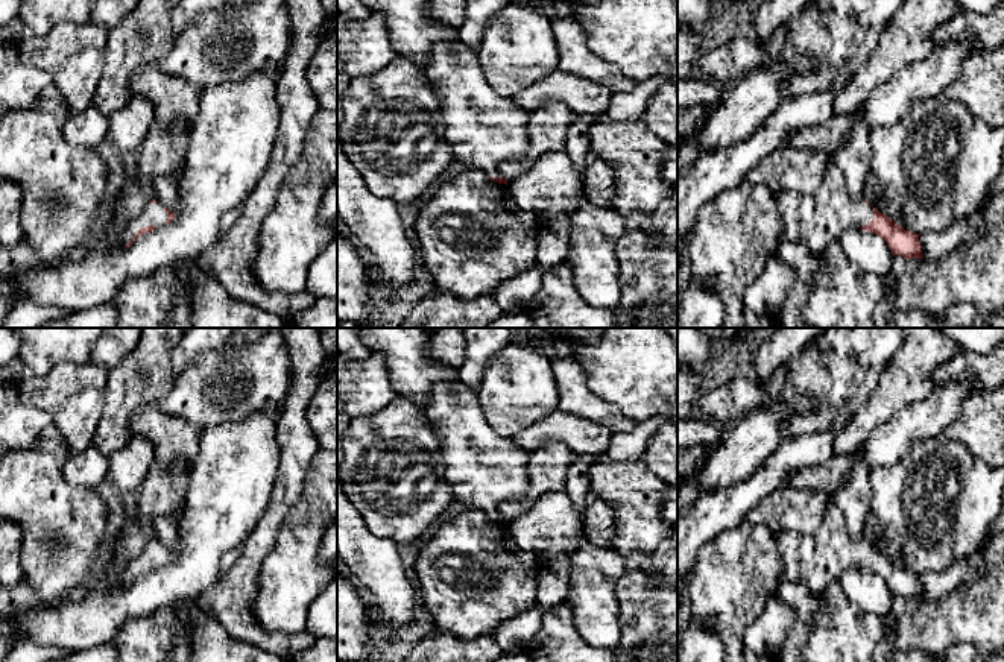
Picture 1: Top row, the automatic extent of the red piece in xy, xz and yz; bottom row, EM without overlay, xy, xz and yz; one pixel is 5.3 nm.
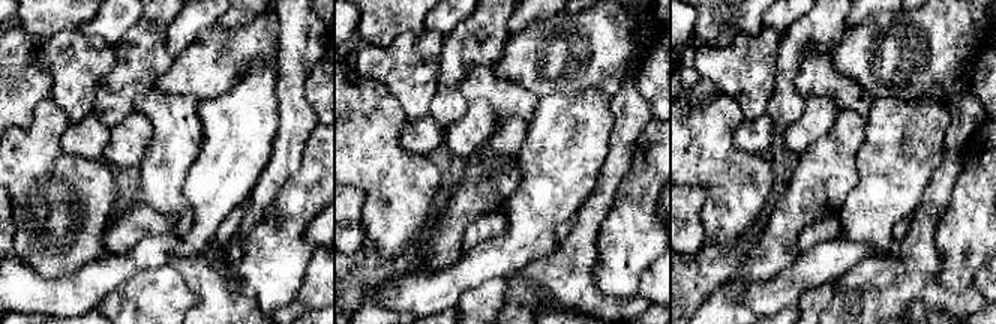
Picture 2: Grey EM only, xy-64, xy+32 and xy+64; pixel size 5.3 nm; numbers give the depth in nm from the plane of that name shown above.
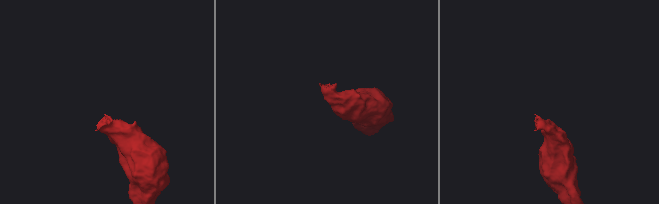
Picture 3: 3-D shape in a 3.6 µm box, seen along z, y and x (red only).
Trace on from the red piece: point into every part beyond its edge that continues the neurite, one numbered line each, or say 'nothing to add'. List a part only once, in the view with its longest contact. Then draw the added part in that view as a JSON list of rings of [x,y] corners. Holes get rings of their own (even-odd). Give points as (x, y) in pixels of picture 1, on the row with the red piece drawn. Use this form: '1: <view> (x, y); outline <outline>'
1: xy (154, 214); outline [[[147,203],[143,211],[132,219],[123,232],[123,246],[128,244],[135,234],[149,225],[159,228],[164,226],[169,219],[169,214],[163,210],[159,203]]]

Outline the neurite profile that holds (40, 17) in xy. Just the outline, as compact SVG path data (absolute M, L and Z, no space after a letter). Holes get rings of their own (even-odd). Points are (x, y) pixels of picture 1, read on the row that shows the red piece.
M21 0L18 17L26 35L47 35L61 23L84 24L97 0Z

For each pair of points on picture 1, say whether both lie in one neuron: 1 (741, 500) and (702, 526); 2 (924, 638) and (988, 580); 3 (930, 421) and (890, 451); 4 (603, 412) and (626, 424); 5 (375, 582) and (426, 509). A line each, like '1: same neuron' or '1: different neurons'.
1: same neuron
2: same neuron
3: same neuron
4: same neuron
5: different neurons

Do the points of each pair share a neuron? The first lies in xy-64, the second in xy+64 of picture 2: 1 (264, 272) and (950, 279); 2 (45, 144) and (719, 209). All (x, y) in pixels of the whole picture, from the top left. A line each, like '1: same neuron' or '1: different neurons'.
1: same neuron
2: same neuron

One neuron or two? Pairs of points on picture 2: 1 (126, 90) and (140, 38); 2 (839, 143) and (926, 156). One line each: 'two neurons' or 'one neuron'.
1: one neuron
2: two neurons

